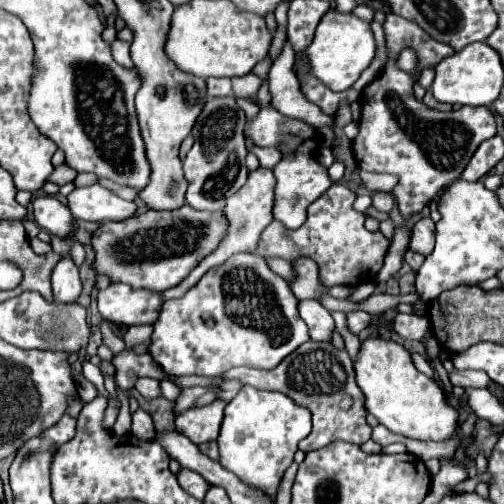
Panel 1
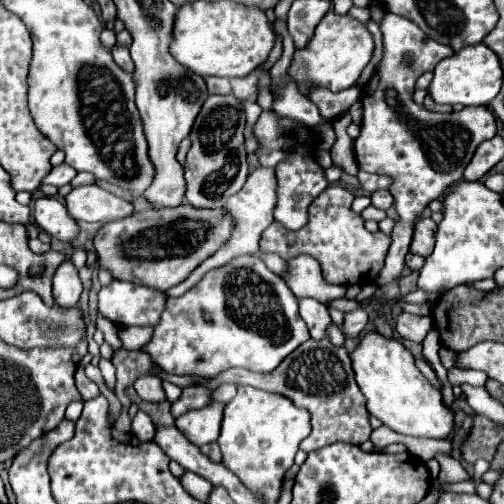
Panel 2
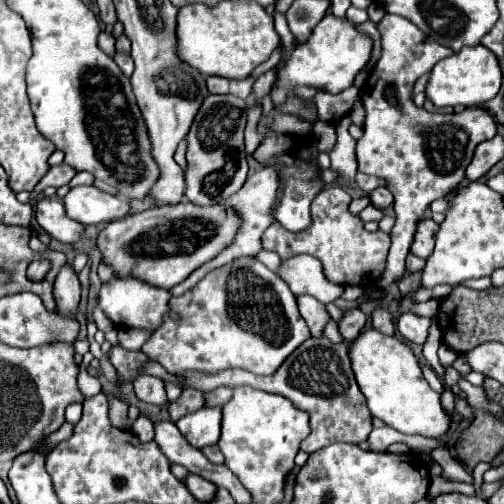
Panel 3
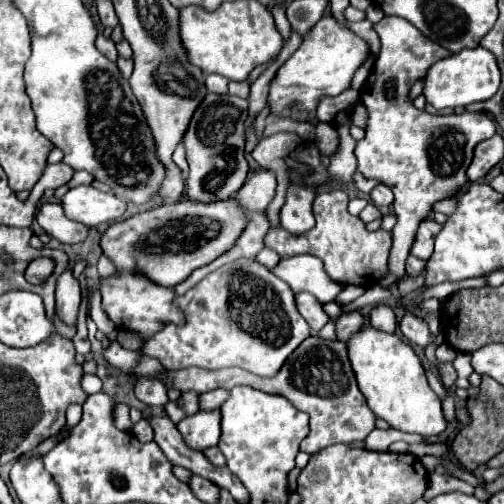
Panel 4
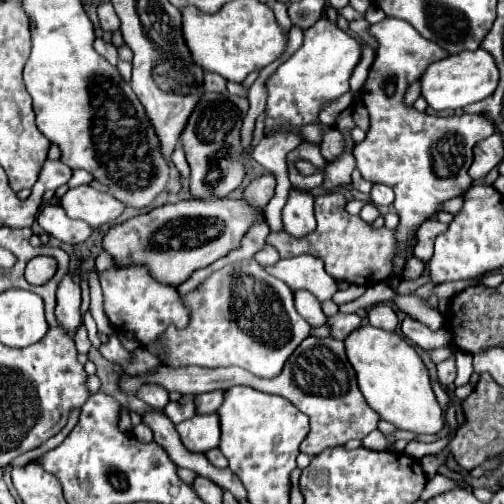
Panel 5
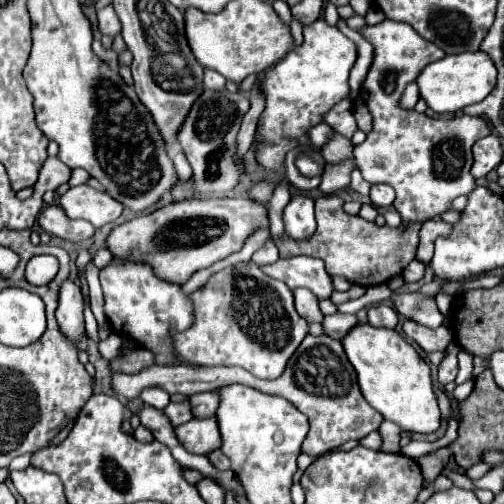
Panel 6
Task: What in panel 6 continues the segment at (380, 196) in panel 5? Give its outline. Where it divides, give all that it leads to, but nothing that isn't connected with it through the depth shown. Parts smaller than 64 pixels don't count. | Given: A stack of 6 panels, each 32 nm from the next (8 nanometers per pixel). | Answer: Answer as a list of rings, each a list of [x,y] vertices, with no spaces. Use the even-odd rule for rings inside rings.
[[[372,184],[372,188],[370,188],[370,200],[372,200],[374,206],[390,208],[392,202],[394,202],[392,186],[388,186],[388,184]]]

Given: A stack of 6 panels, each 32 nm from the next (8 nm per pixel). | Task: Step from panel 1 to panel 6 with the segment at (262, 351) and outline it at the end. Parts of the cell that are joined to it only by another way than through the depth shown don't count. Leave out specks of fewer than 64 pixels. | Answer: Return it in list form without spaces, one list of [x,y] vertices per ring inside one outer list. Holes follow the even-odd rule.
[[[244,262],[216,272],[208,284],[196,290],[190,298],[196,308],[196,320],[190,330],[174,334],[174,348],[184,360],[200,366],[240,366],[258,378],[278,378],[308,334],[308,322],[296,312],[292,292],[286,284],[280,284],[280,280],[266,276],[254,262]]]

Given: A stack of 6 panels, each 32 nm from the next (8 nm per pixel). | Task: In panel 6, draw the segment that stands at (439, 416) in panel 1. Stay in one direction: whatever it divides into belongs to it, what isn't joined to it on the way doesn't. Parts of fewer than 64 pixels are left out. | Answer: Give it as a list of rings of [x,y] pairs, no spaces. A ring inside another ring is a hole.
[[[360,322],[340,342],[358,374],[362,394],[374,410],[408,432],[430,434],[438,430],[442,418],[432,390],[430,366],[420,358],[414,346],[404,340],[404,336],[390,328],[374,328],[368,322]]]

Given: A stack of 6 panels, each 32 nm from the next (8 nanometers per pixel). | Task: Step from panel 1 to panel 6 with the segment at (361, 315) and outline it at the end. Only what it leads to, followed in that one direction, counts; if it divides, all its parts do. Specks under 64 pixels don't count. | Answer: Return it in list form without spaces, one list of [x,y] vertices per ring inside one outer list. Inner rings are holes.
[[[336,312],[336,314],[332,314],[332,316],[324,316],[324,320],[322,320],[322,330],[324,330],[324,334],[328,334],[330,338],[340,340],[340,338],[346,336],[346,332],[348,332],[352,326],[356,326],[356,322],[358,322],[356,316]]]

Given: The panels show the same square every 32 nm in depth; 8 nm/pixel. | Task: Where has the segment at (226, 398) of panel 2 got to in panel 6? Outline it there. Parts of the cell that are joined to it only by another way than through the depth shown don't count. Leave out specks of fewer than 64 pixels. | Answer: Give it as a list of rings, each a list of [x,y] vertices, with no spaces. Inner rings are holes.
[[[202,392],[202,394],[192,396],[190,404],[192,404],[194,418],[208,418],[208,416],[214,416],[214,412],[216,412],[218,396],[216,396],[216,392]]]

